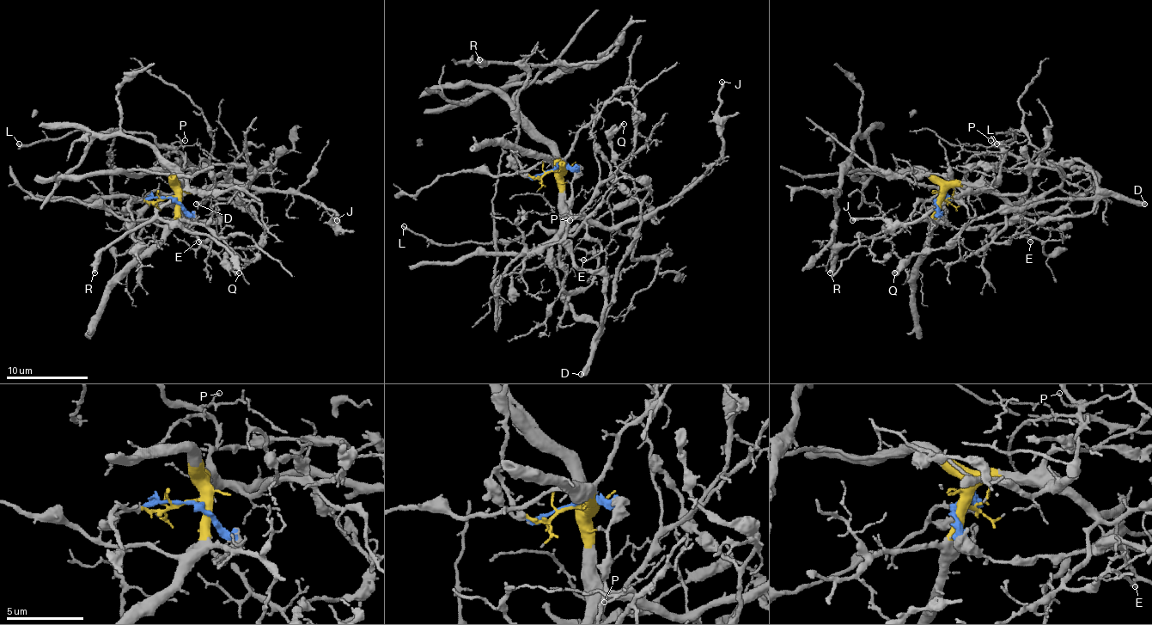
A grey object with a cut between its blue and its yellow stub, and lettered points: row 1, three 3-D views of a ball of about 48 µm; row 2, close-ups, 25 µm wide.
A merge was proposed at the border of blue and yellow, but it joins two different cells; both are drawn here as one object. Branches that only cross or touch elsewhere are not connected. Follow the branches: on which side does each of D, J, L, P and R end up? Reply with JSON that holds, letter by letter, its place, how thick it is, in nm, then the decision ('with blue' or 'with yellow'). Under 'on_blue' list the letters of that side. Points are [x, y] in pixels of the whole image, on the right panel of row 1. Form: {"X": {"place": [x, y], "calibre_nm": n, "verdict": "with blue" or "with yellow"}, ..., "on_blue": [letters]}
{"D": {"place": [1144, 204], "calibre_nm": 500, "verdict": "with blue"}, "J": {"place": [852, 220], "calibre_nm": 260, "verdict": "with yellow"}, "L": {"place": [996, 143], "calibre_nm": 240, "verdict": "with yellow"}, "P": {"place": [990, 140], "calibre_nm": 90, "verdict": "with yellow"}, "R": {"place": [830, 272], "calibre_nm": 400, "verdict": "with yellow"}, "on_blue": ["D"]}

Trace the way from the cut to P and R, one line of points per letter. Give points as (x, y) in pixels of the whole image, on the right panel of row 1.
P: (941, 198), (949, 187), (973, 186), (1000, 162), (1000, 149), (990, 141)
R: (941, 198), (937, 184), (917, 171), (856, 175), (862, 181), (874, 149), (860, 135), (835, 198), (829, 273)

